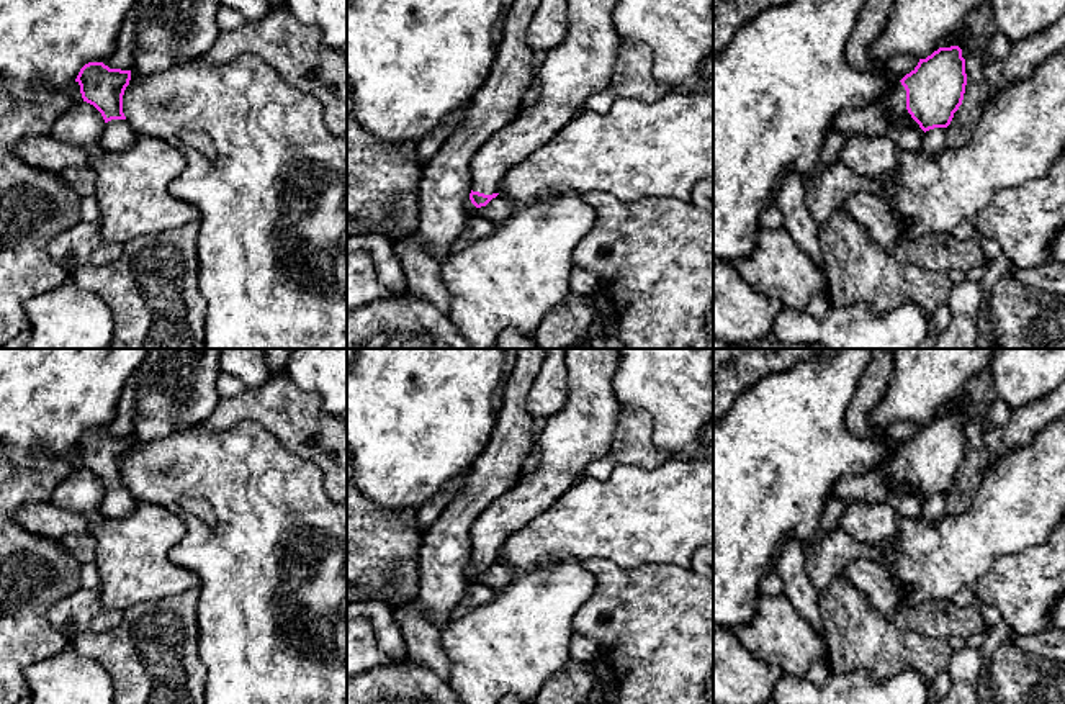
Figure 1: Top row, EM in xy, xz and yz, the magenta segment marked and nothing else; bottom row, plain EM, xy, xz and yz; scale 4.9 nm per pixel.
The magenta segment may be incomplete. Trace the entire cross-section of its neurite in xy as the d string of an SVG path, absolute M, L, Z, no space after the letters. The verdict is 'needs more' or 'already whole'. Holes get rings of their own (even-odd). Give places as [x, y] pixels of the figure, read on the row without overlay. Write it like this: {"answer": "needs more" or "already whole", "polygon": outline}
{"answer": "needs more", "polygon": "M103 429L85 431L75 449L83 468L93 472L105 486L105 496L95 517L124 517L139 503L123 480L123 462L131 437L110 435Z"}

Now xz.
{"answer": "needs more", "polygon": "M566 349L568 399L537 435L535 467L471 524L470 566L486 573L499 560L507 537L555 504L612 445L618 399L612 378L617 349Z"}

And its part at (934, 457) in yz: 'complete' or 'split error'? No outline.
split error

